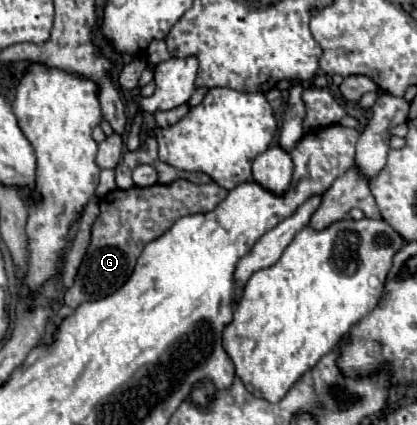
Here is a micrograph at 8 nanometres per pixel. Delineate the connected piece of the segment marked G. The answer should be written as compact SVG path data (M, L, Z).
M176 179L170 185L156 183L146 189L142 187L114 189L108 195L104 195L100 199L102 213L92 225L92 243L80 265L74 285L64 293L64 305L76 309L84 301L96 301L120 289L132 275L136 259L140 257L148 241L158 239L166 229L170 229L184 215L212 211L226 195L228 191L214 181L208 185L196 185L186 179Z

